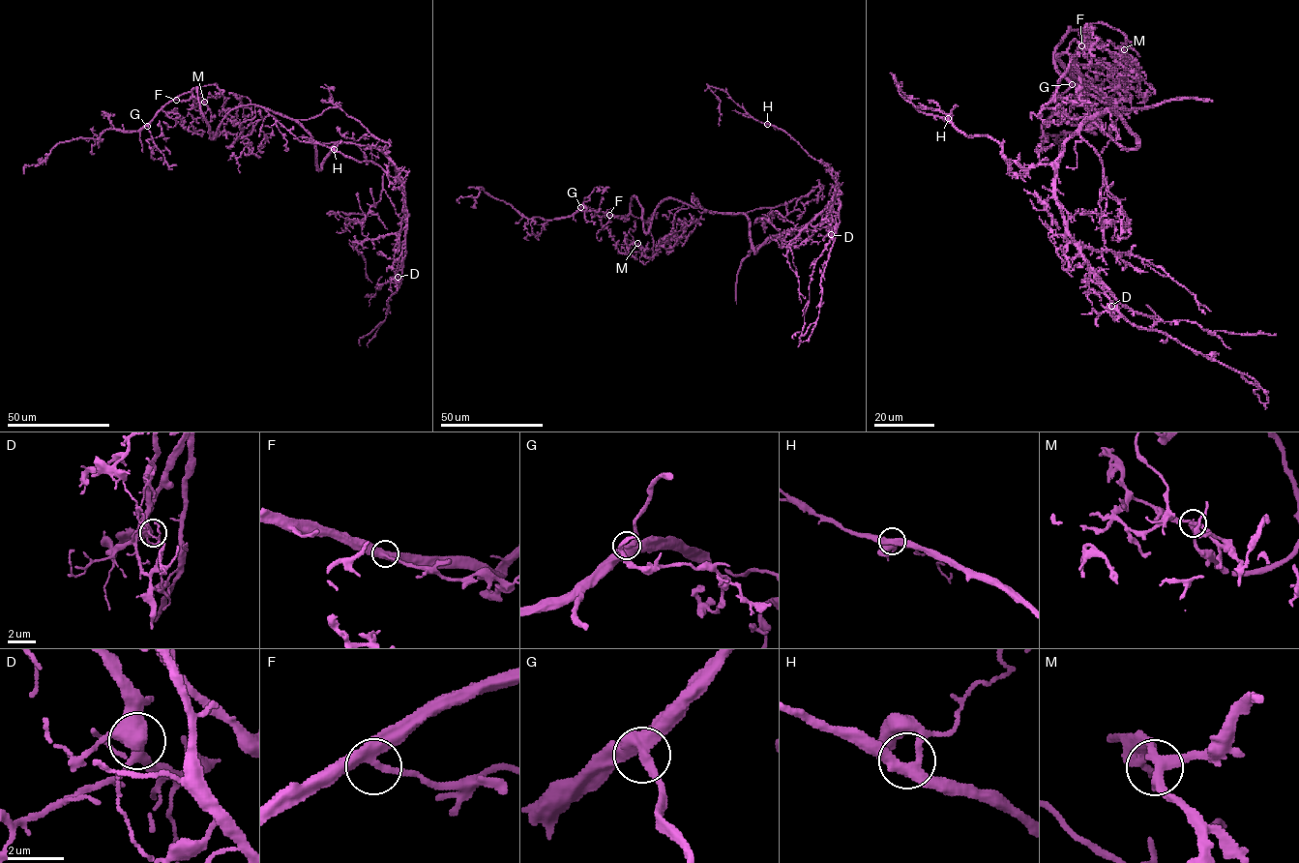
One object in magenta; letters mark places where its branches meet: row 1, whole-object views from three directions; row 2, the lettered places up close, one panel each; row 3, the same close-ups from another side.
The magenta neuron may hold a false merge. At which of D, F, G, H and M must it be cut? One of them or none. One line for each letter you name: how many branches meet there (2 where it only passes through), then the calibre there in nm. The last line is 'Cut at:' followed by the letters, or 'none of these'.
Cut at: none of these

